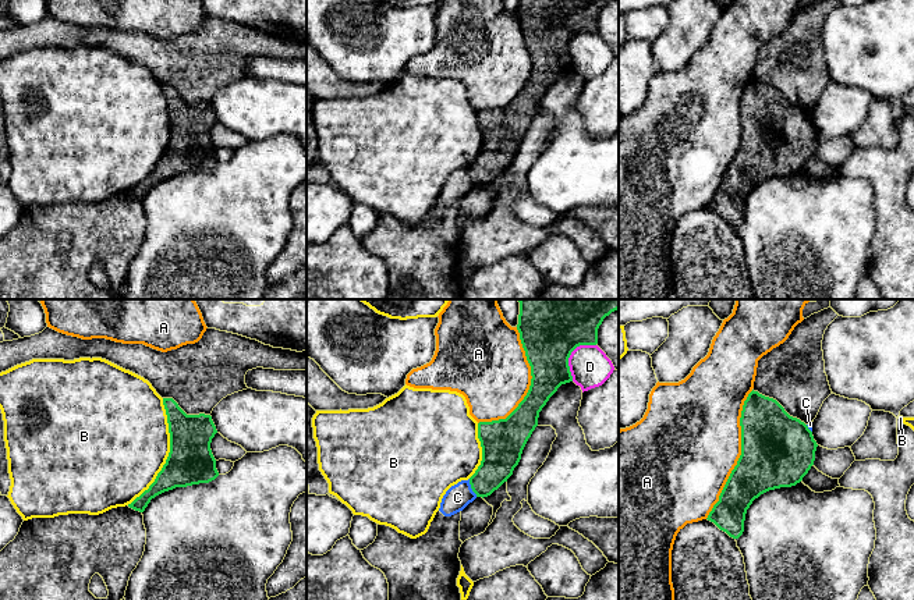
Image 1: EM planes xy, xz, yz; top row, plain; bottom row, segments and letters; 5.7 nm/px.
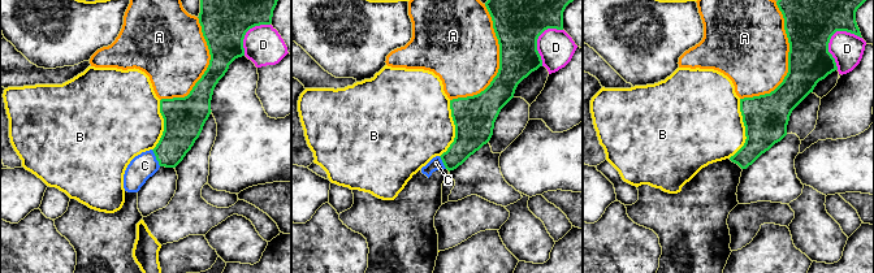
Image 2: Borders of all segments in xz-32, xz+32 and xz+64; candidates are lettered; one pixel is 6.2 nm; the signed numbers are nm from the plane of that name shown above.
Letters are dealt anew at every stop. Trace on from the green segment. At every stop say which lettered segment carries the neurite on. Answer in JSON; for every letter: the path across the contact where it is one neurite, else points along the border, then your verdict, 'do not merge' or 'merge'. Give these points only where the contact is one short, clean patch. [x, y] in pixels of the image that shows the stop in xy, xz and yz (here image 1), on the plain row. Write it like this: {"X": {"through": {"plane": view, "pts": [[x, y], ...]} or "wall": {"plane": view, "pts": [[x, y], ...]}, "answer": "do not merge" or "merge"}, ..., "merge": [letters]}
{"A": {"answer": "do not merge"}, "B": {"answer": "do not merge"}, "C": {"wall": {"plane": "xz", "pts": [[468, 167], [470, 176], [477, 184]]}, "answer": "do not merge"}, "D": {"answer": "do not merge"}, "merge": []}

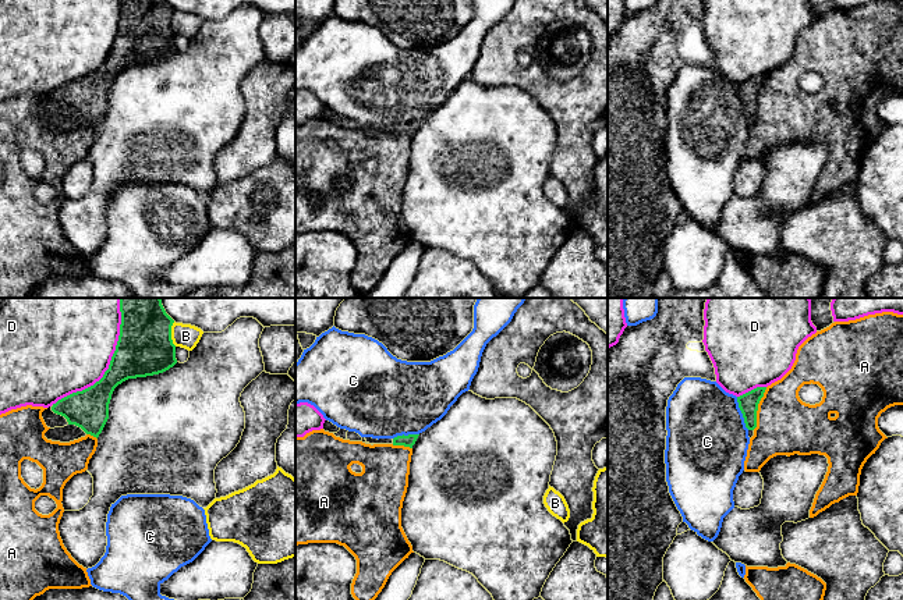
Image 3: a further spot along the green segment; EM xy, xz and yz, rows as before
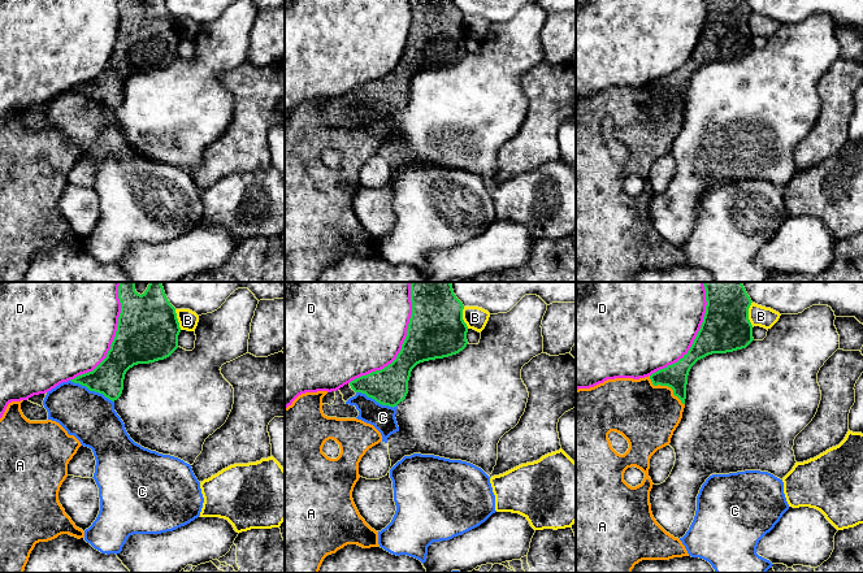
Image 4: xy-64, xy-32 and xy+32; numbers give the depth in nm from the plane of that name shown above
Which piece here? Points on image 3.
{"A": {"answer": "do not merge"}, "B": {"answer": "do not merge"}, "C": {"answer": "do not merge"}, "D": {"answer": "do not merge"}, "merge": []}

